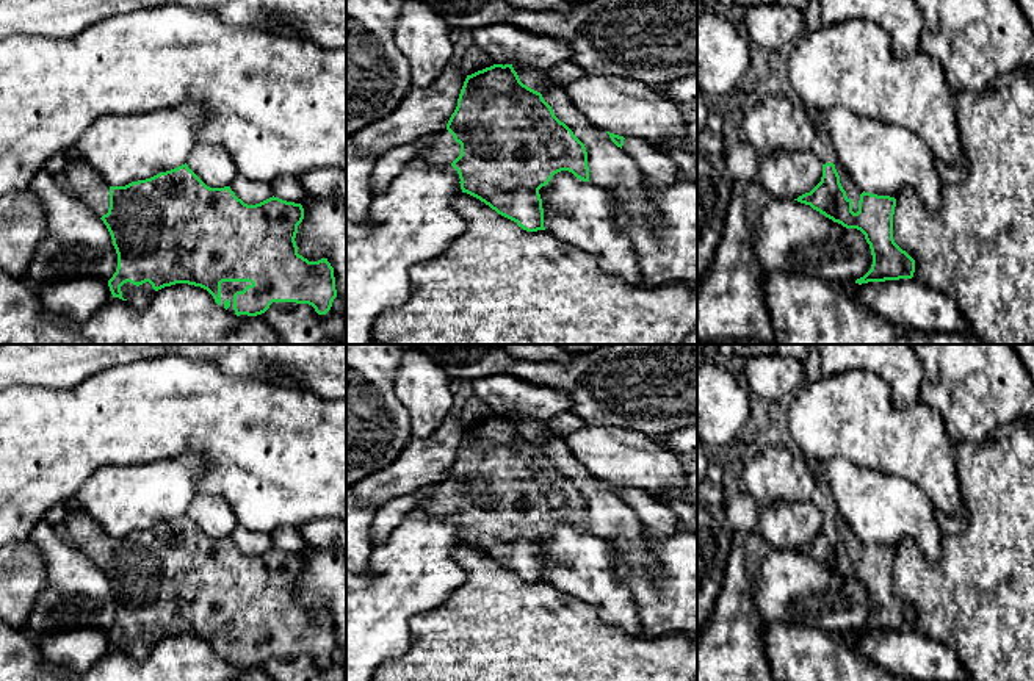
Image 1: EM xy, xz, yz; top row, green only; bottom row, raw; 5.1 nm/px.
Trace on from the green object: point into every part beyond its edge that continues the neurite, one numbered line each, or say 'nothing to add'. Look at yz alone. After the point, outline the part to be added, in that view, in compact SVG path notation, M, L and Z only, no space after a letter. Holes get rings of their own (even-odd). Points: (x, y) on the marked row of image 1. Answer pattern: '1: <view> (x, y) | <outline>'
1: yz (821, 146) | M816 122L816 133L812 142L812 150L819 157L822 164L833 163L835 169L840 175L840 183L843 189L846 191L848 199L852 200L852 211L859 211L859 200L860 194L863 193L860 186L857 186L843 171L841 164L838 163L838 158L835 157L833 147L829 141L829 136L826 130Z

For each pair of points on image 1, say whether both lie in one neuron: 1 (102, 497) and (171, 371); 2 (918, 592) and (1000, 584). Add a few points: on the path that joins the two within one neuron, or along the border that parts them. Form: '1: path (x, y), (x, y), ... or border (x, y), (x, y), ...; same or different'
1: border (155, 461), (130, 465), (102, 465), (85, 479); different
2: path (939, 592), (979, 592); same

